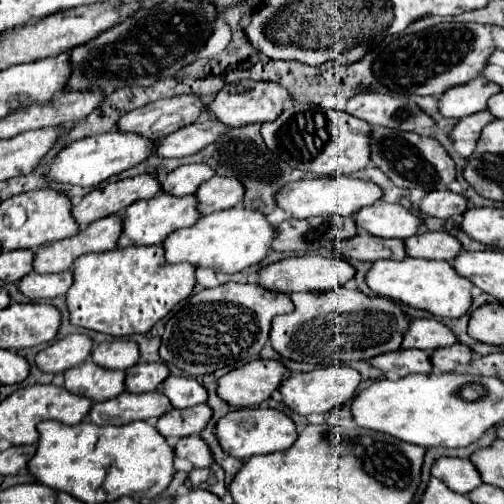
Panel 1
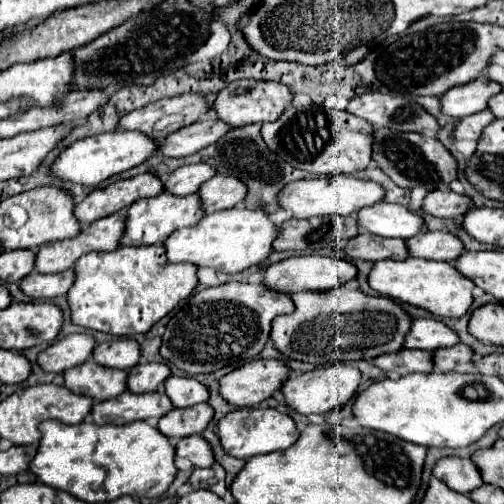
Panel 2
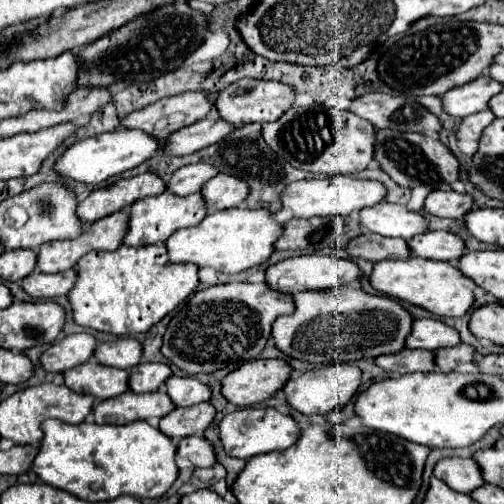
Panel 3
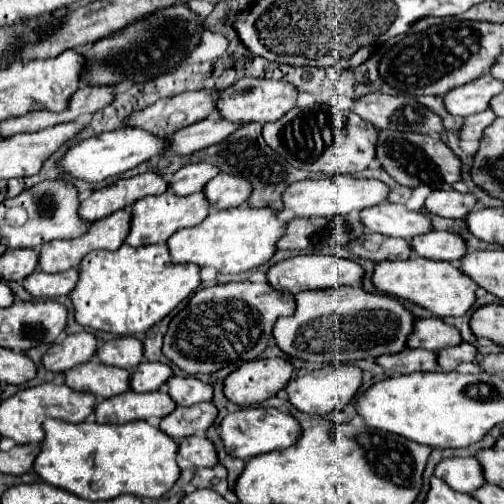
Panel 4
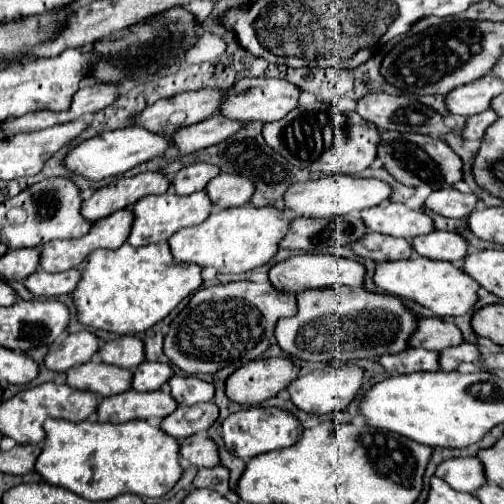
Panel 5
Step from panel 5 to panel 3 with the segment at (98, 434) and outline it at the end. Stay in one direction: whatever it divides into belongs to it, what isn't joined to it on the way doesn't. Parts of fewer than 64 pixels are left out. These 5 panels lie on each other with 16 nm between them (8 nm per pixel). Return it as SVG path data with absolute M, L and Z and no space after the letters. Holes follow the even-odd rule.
M44 420L40 428L44 436L30 470L44 484L54 486L58 490L66 490L80 500L104 502L104 500L114 500L122 494L130 494L136 498L160 498L178 476L178 468L174 462L176 446L170 442L168 436L164 436L160 430L156 430L148 422L130 422L124 426L114 426L114 424L98 426L94 422L66 424L60 420Z

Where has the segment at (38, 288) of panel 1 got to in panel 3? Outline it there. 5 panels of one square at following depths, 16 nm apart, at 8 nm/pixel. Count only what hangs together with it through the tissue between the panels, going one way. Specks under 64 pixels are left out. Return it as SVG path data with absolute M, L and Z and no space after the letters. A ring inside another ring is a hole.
M34 270L22 280L22 288L32 298L56 298L68 294L76 282L76 272L66 270L60 274L44 274Z

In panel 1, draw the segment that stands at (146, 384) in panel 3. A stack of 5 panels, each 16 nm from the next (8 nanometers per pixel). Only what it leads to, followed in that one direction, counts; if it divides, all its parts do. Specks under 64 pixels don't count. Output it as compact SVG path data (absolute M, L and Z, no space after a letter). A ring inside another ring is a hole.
M138 362L132 368L126 370L126 390L128 392L152 392L156 390L166 378L170 376L170 370L166 364L150 364L150 362Z

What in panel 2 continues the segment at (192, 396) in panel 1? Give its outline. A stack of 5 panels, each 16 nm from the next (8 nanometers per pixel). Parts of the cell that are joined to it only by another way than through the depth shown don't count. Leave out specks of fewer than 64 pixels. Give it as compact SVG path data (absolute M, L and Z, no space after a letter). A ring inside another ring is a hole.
M170 376L164 382L166 396L172 400L174 408L188 408L208 400L208 388L202 386L196 378L178 378Z

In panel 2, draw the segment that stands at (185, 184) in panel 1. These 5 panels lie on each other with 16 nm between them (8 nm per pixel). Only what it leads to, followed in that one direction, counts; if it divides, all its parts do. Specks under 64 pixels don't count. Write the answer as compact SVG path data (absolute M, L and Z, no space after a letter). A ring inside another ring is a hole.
M202 162L200 164L180 166L164 182L164 192L170 192L174 196L196 194L196 188L200 188L214 174L216 174L216 170L208 168L208 164L202 164Z

